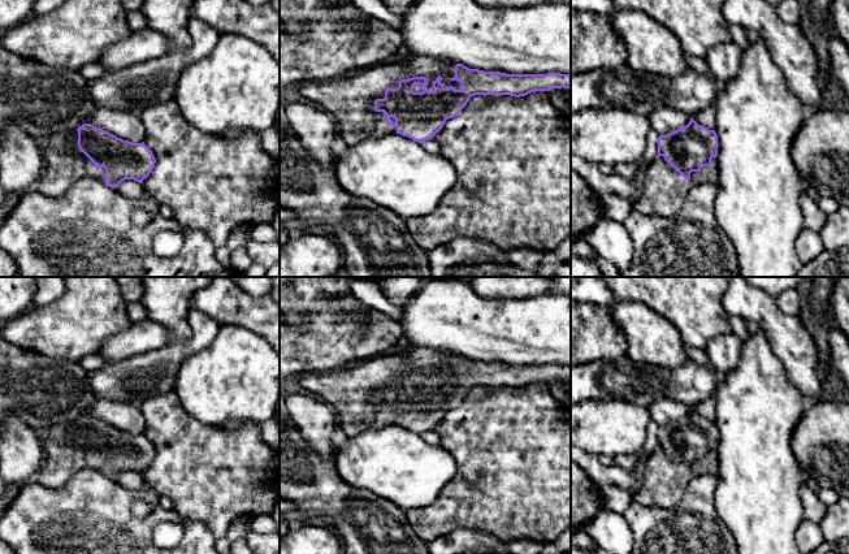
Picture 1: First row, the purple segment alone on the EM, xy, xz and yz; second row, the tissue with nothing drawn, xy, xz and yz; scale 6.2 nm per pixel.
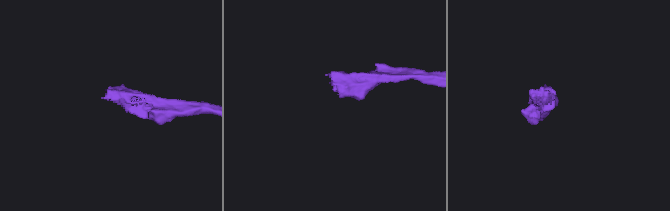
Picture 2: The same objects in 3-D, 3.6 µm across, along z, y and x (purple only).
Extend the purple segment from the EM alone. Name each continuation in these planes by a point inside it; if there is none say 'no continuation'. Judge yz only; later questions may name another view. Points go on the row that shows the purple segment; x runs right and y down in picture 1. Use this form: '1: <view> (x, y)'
1: yz (666, 189)

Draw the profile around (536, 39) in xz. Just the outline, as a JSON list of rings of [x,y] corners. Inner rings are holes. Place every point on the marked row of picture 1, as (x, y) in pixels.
[[[417,0],[404,13],[397,30],[411,56],[463,64],[469,69],[507,74],[571,75],[571,7],[563,3],[542,3],[534,7],[485,7],[475,0]]]

